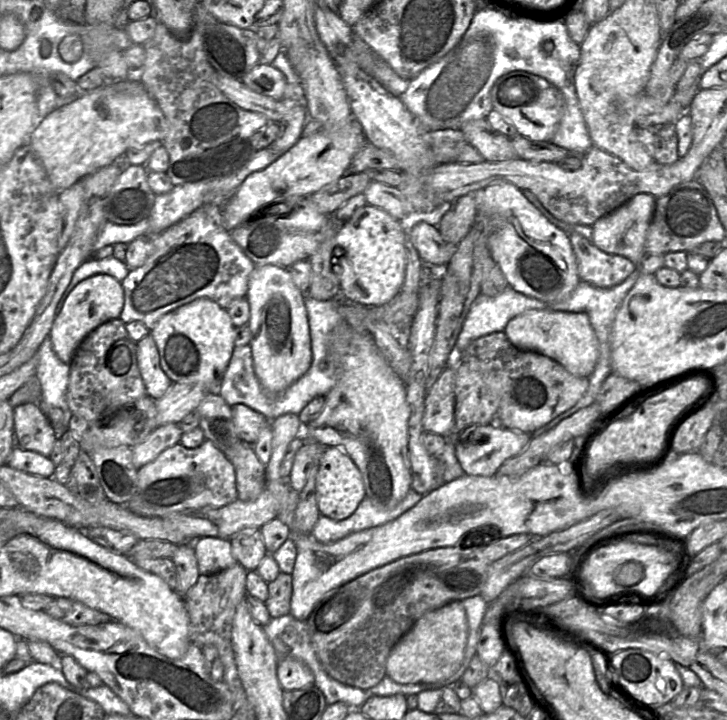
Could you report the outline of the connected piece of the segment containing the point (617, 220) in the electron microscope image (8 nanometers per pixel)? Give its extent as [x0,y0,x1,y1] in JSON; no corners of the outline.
[592,193,656,265]

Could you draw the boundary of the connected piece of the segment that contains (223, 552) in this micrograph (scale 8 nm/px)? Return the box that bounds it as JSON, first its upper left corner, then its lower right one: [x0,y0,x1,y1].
[193,536,237,575]

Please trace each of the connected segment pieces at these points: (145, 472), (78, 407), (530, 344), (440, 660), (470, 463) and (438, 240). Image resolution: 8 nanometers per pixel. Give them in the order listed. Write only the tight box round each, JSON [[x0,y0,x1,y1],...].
[[120,440,237,516],[67,318,146,425],[504,309,599,377],[386,601,468,684],[455,425,531,476],[408,222,457,269]]

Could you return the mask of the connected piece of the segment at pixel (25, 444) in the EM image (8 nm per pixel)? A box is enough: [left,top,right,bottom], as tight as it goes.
[13,403,56,457]

